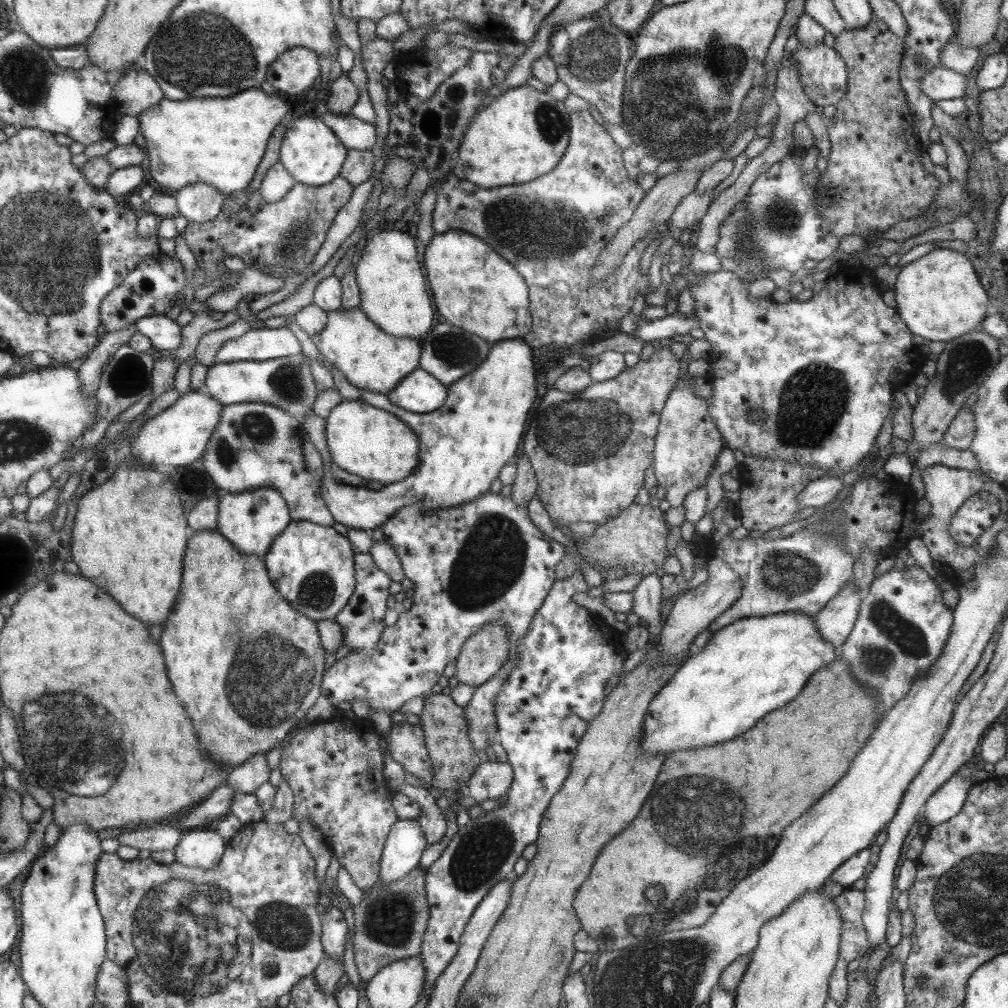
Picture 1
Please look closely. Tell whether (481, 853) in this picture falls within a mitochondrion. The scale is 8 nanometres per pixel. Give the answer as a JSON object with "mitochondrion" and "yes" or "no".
{"mitochondrion":"yes"}

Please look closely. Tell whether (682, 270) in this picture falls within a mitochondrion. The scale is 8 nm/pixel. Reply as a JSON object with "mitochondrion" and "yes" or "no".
{"mitochondrion":"no"}

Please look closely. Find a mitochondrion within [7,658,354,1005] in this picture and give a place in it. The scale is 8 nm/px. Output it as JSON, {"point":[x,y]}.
{"point":[54,729]}

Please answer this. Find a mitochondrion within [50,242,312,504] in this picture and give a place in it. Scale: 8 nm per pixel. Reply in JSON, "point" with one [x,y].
{"point":[254,428]}

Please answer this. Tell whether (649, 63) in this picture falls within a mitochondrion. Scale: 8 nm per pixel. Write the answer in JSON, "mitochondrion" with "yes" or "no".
{"mitochondrion":"no"}

